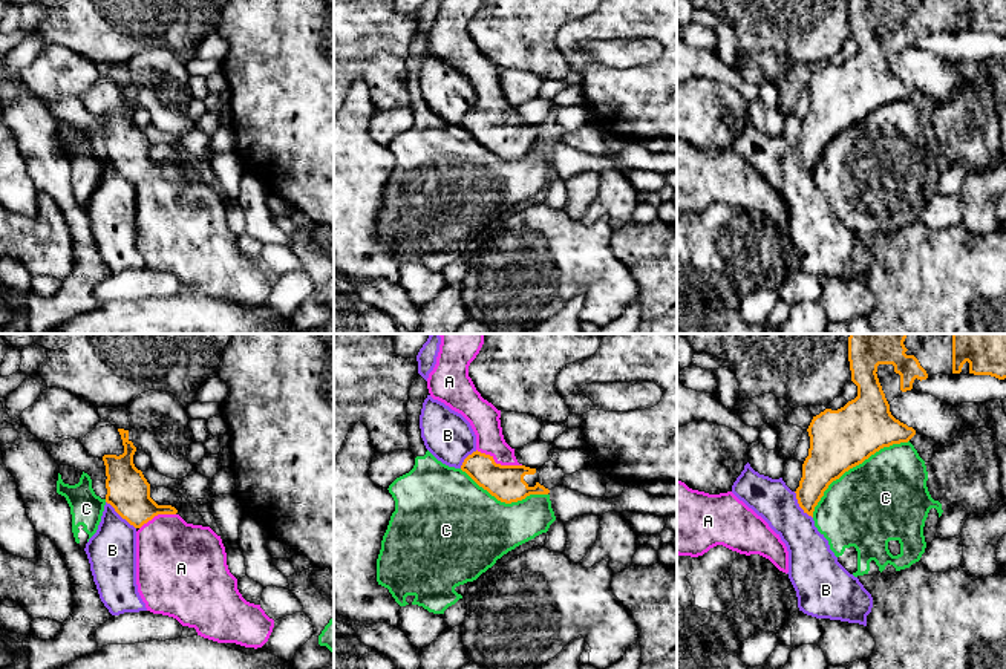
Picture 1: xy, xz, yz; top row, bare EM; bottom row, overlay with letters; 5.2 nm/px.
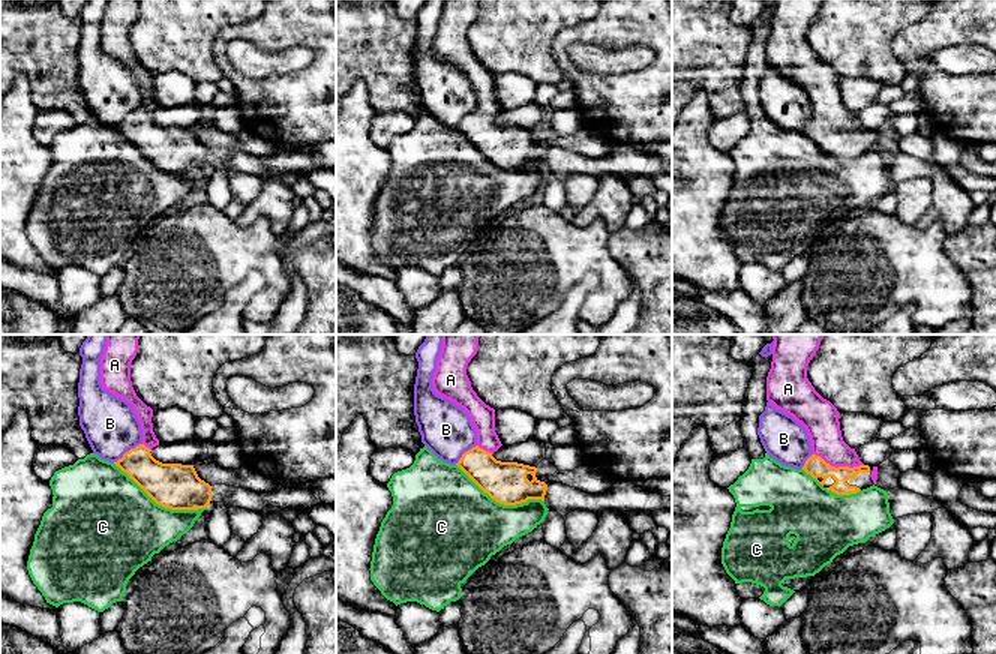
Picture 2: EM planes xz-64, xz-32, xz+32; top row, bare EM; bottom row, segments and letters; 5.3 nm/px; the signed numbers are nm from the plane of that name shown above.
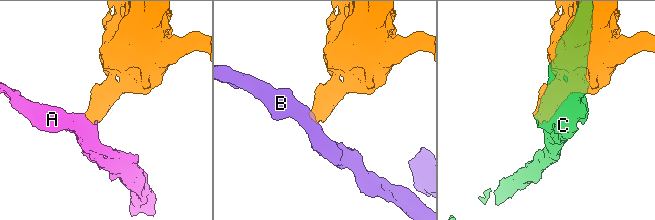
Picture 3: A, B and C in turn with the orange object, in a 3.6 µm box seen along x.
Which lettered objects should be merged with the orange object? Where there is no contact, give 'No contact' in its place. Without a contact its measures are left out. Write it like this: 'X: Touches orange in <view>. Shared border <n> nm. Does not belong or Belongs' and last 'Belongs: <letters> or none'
A: Touches orange in xz. Shared border 260 nm. Belongs
B: Touches orange in xy. Shared border 220 nm. Does not belong
C: Touches orange in yz. Shared border 650 nm. Does not belong
Belongs: A

